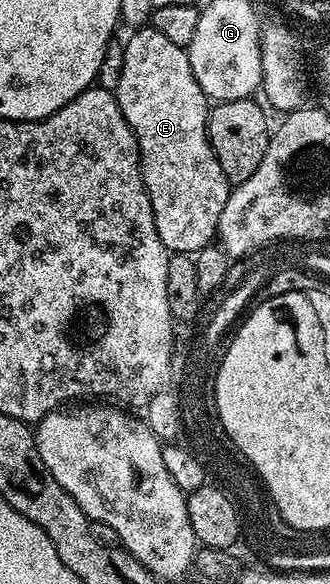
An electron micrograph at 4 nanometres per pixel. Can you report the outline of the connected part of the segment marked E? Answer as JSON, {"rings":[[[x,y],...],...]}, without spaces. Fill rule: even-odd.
{"rings":[[[151,25],[133,30],[130,35],[124,43],[125,61],[114,94],[140,150],[142,181],[150,197],[154,225],[162,245],[169,253],[195,253],[217,238],[216,226],[230,190],[222,165],[218,165],[218,157],[214,157],[214,149],[208,140],[210,100],[202,93],[194,69],[190,69],[185,48],[174,45],[174,41],[168,40]]]}

